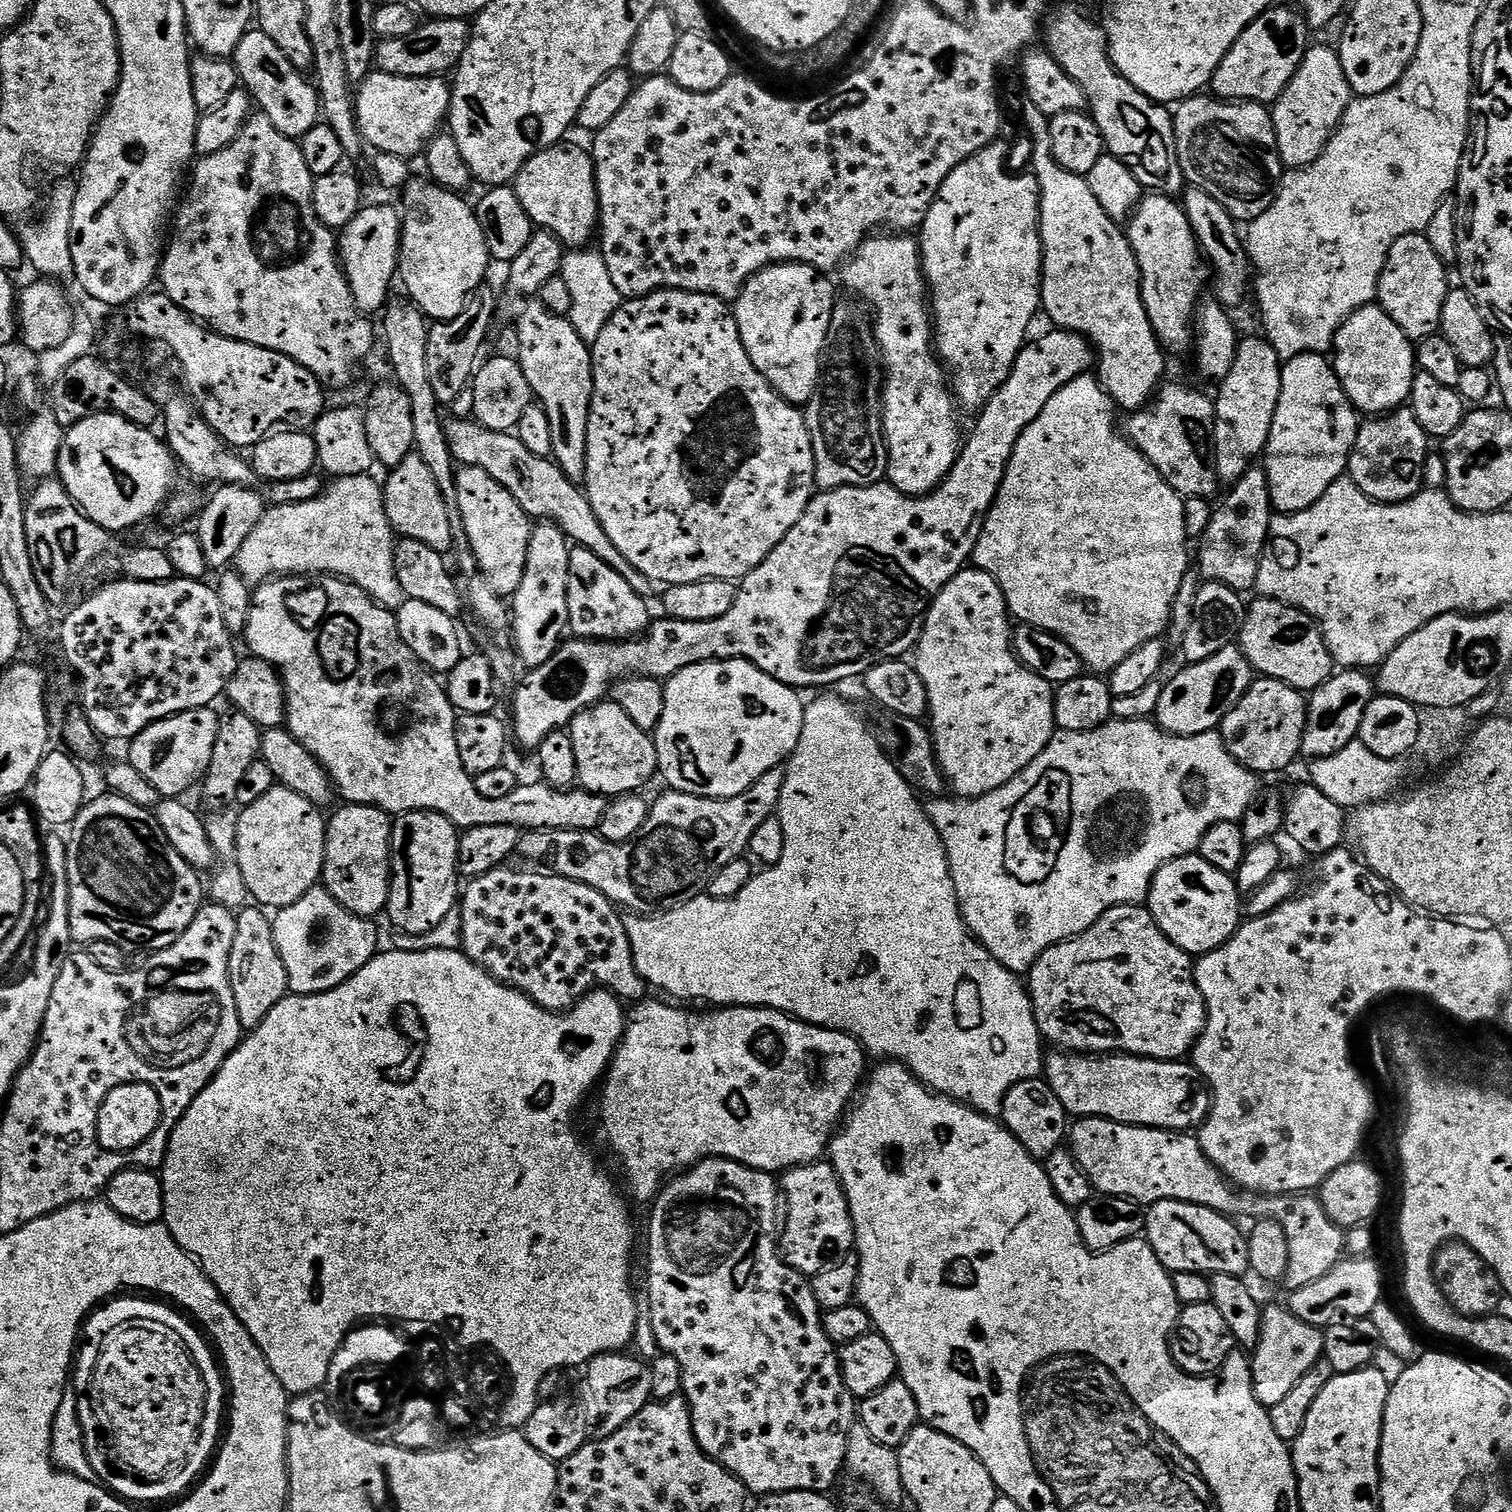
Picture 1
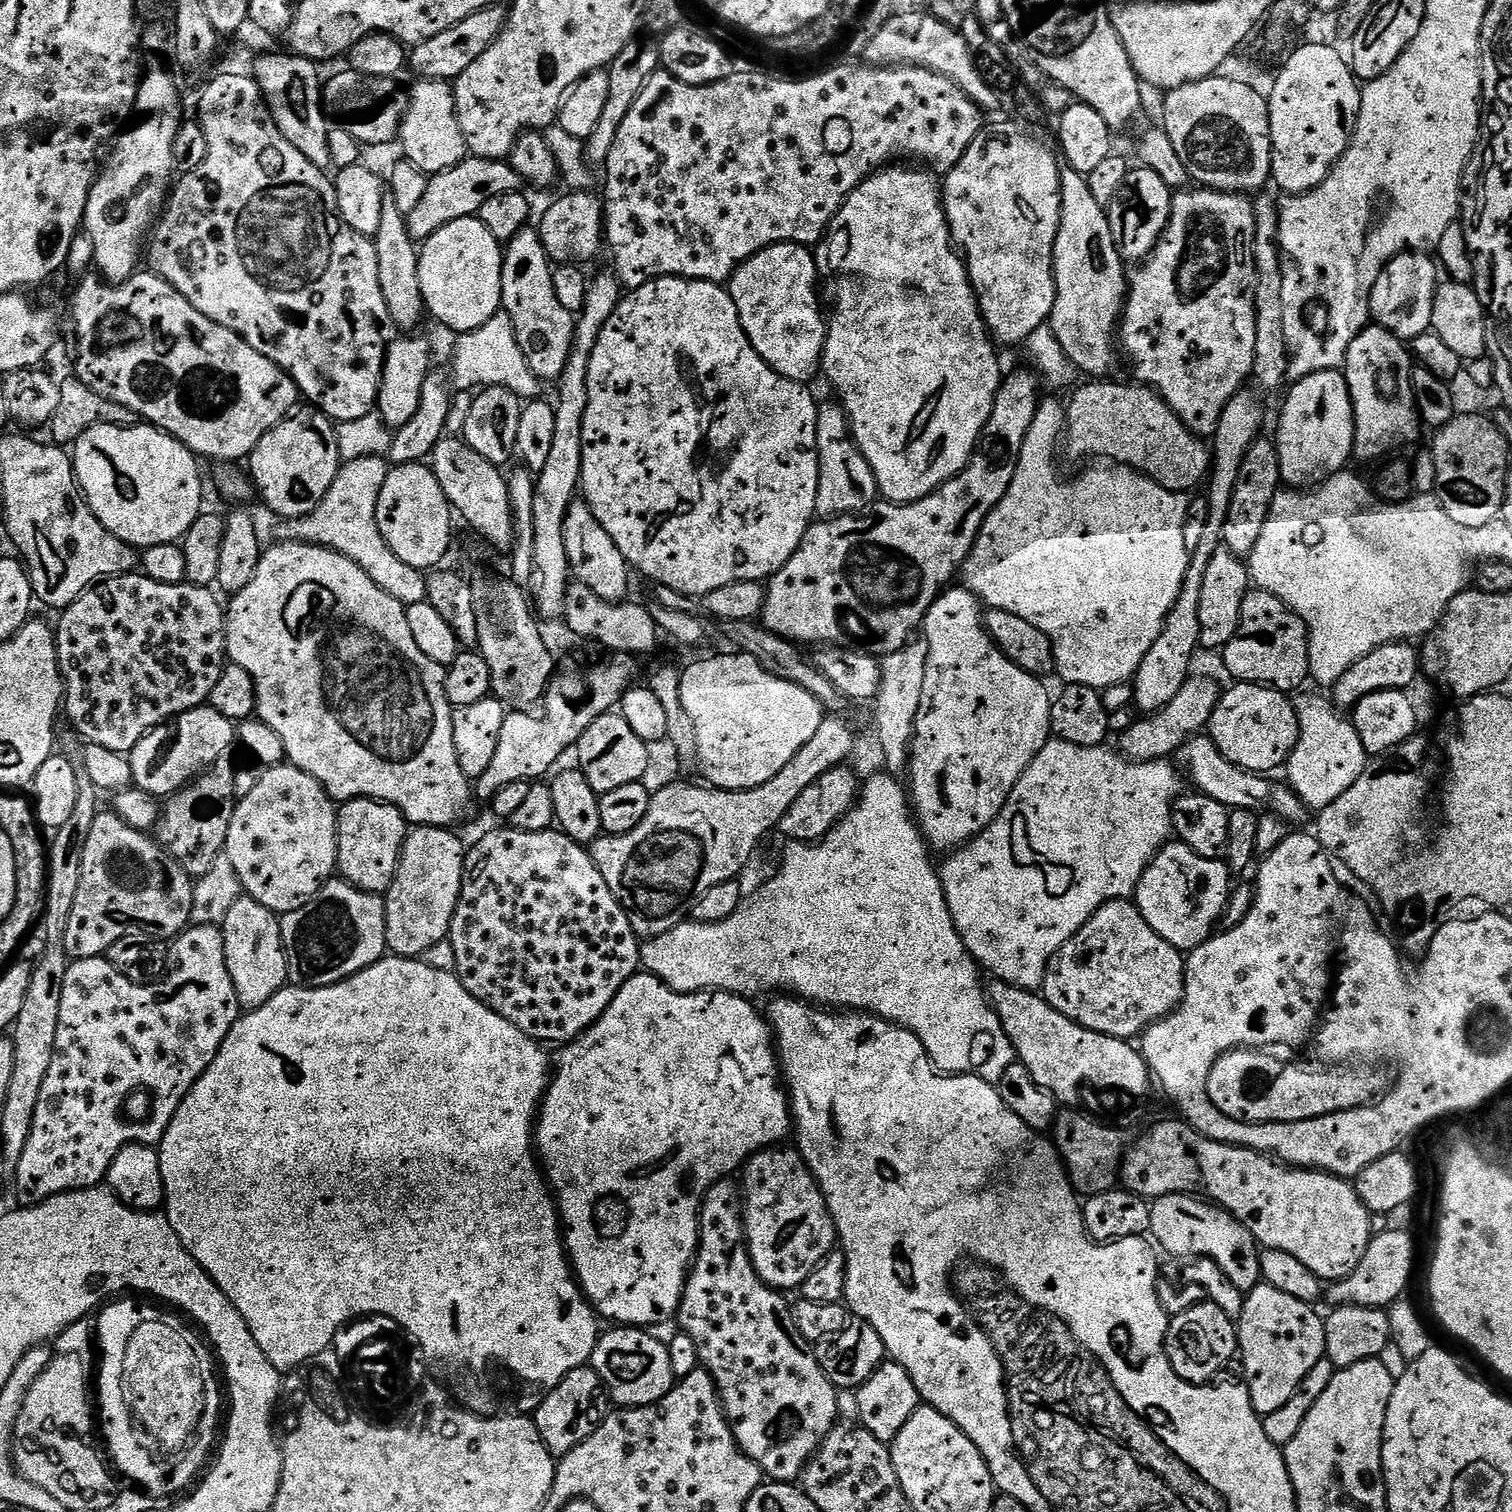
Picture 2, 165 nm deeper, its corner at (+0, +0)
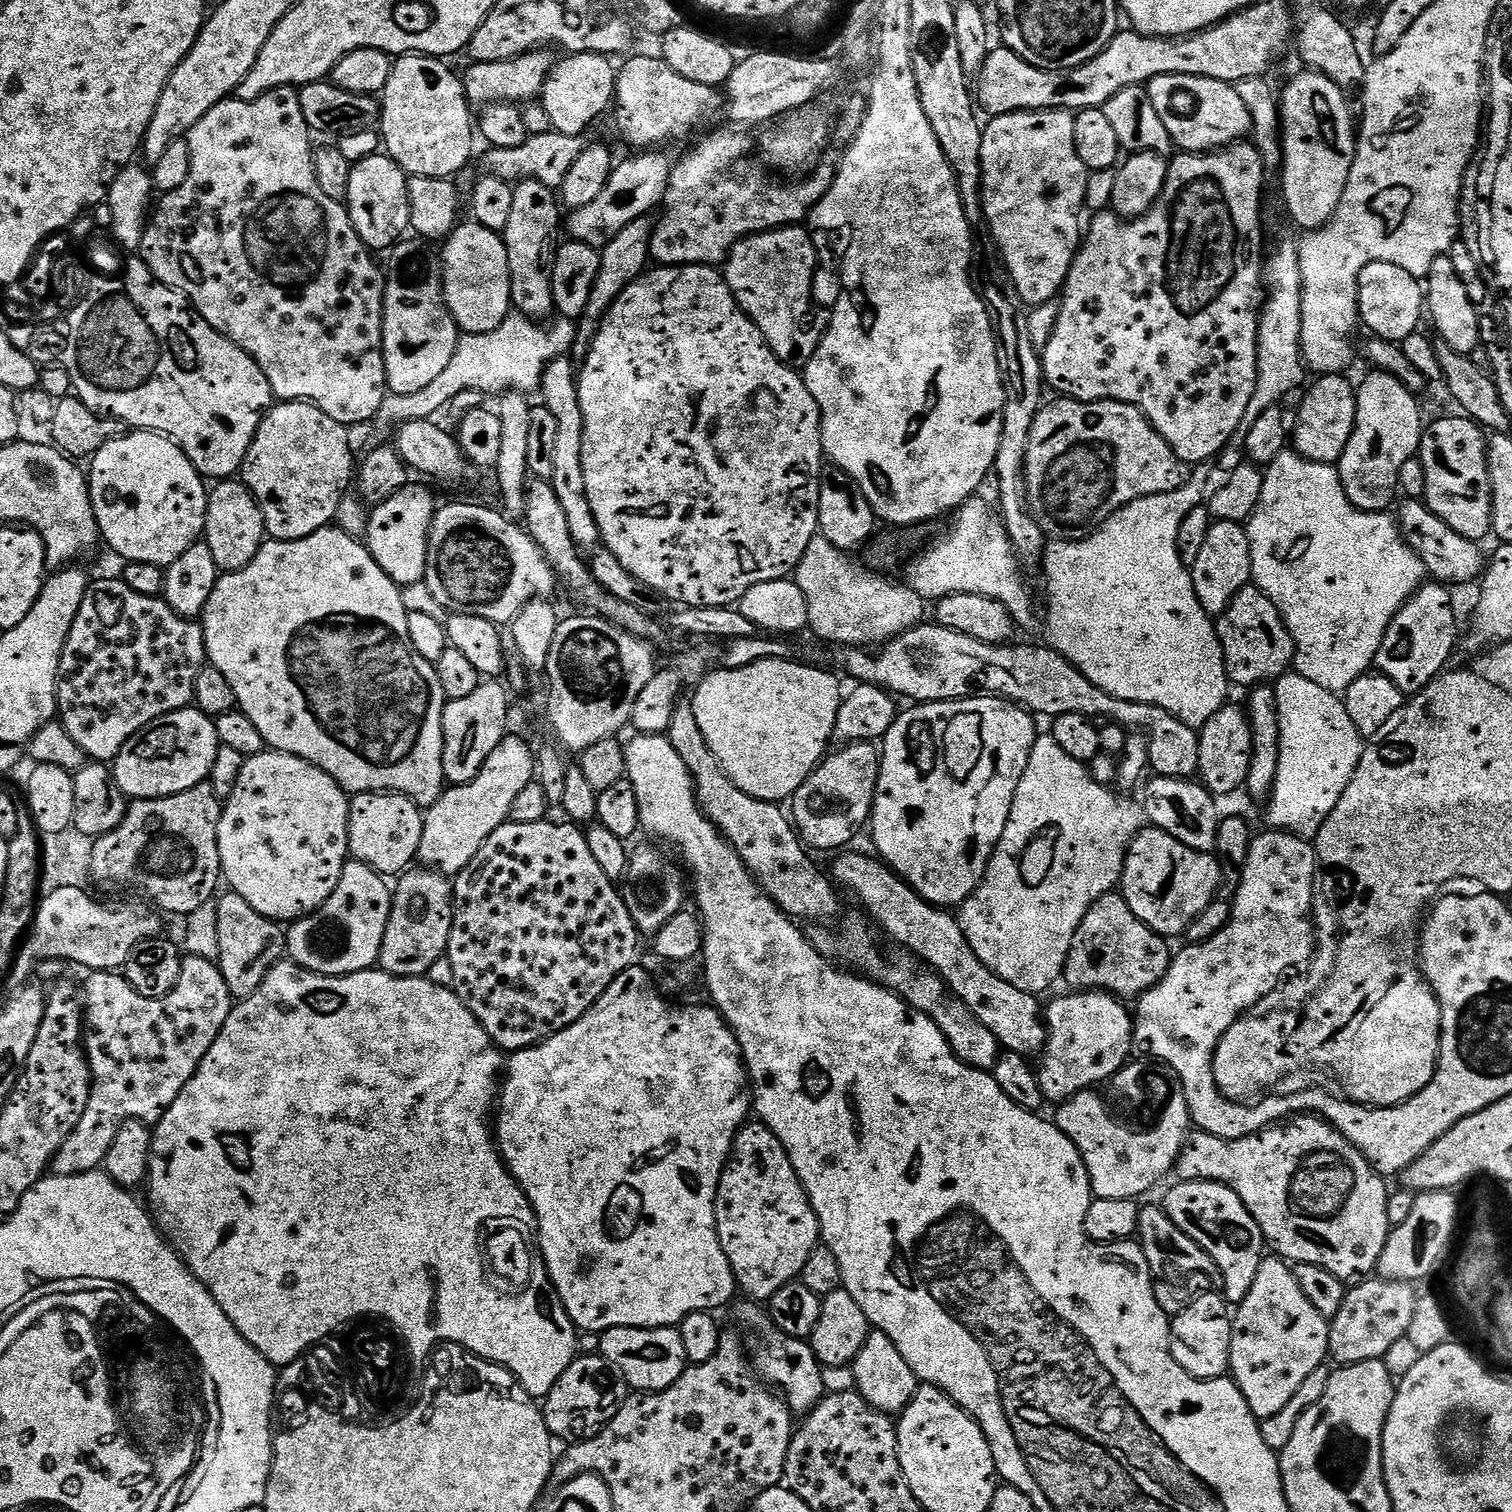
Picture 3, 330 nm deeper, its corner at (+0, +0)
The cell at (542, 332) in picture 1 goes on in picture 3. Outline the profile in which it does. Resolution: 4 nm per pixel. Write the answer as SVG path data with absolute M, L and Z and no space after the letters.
M537 180L519 181L512 193L514 207L510 210L510 222L506 222L506 230L502 233L508 255L512 306L519 315L540 322L545 319L543 316L551 317L554 312L552 267L562 240L562 208L557 193Z

